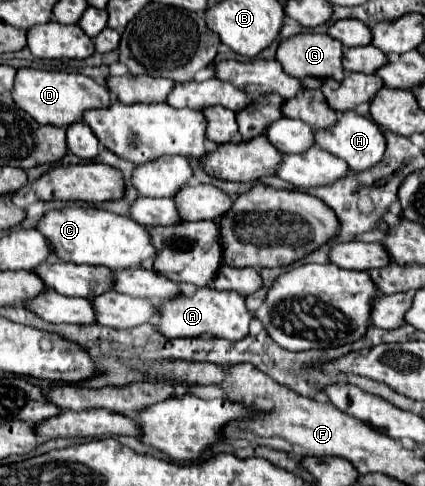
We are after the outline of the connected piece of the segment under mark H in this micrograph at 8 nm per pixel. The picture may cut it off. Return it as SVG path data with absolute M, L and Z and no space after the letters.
M345 112L335 126L327 130L315 130L315 142L319 142L323 150L343 158L353 172L365 172L367 168L375 168L375 164L383 160L387 148L387 140L381 128L371 118L363 118L357 112Z

